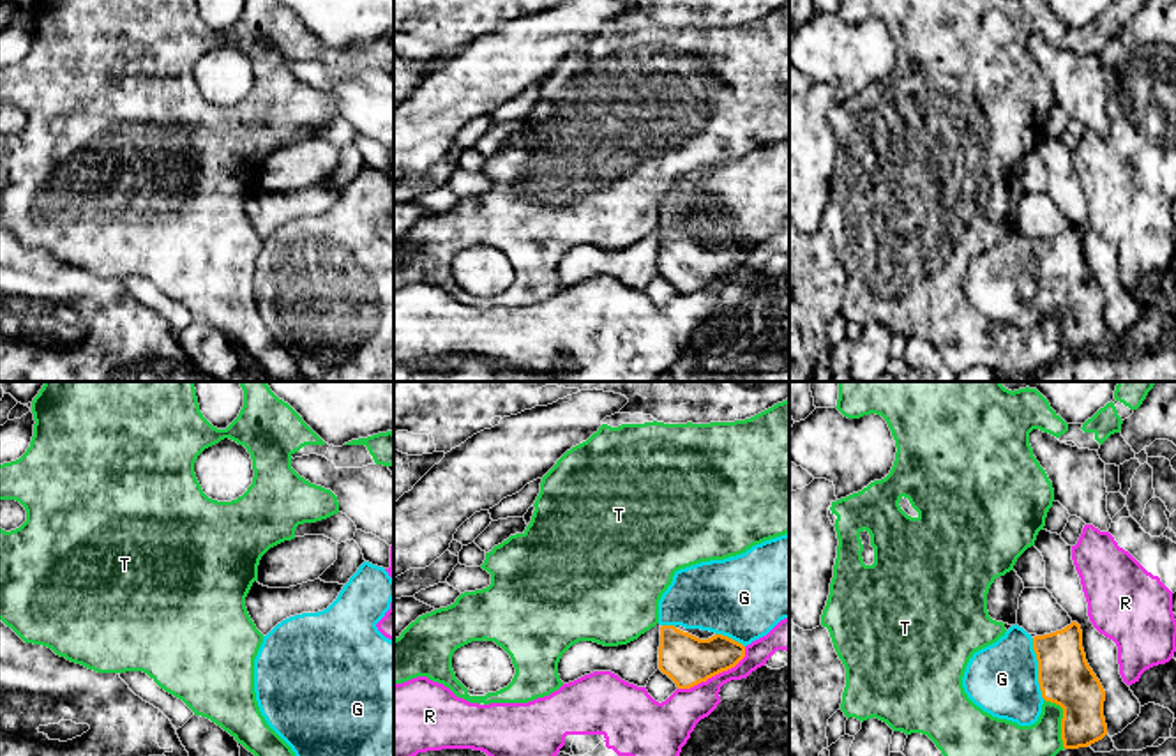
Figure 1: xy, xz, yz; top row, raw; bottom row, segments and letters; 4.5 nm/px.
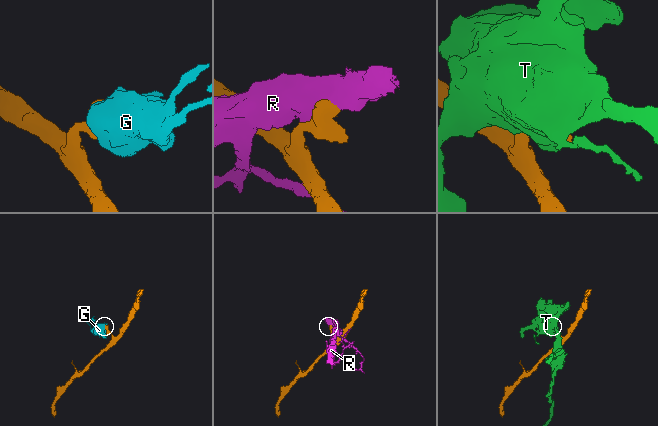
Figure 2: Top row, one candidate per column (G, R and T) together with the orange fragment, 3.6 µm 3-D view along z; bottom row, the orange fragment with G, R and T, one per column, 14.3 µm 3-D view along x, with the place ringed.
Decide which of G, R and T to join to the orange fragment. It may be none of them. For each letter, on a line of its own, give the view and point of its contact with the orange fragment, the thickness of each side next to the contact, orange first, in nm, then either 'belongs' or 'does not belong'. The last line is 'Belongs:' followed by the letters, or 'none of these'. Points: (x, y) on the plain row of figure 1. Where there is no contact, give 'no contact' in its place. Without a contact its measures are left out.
G: yz (1039, 272) | 240/320 nm | belongs
R: xz (716, 278) | 220/180 nm | does not belong
T: yz (1062, 324) | 240/240 nm | does not belong
Belongs: G

